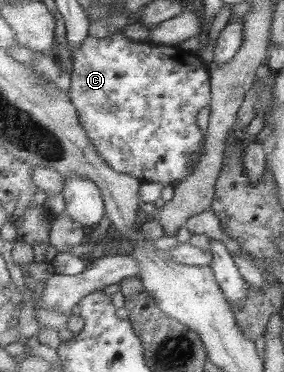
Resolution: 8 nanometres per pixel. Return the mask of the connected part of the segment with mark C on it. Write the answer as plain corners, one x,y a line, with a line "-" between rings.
120,31
105,38
89,37
76,50
70,95
82,123
102,157
116,170
145,182
177,186
194,171
192,158
205,150
206,135
198,123
204,107
212,105
211,66
199,53
180,46
155,45
134,40

